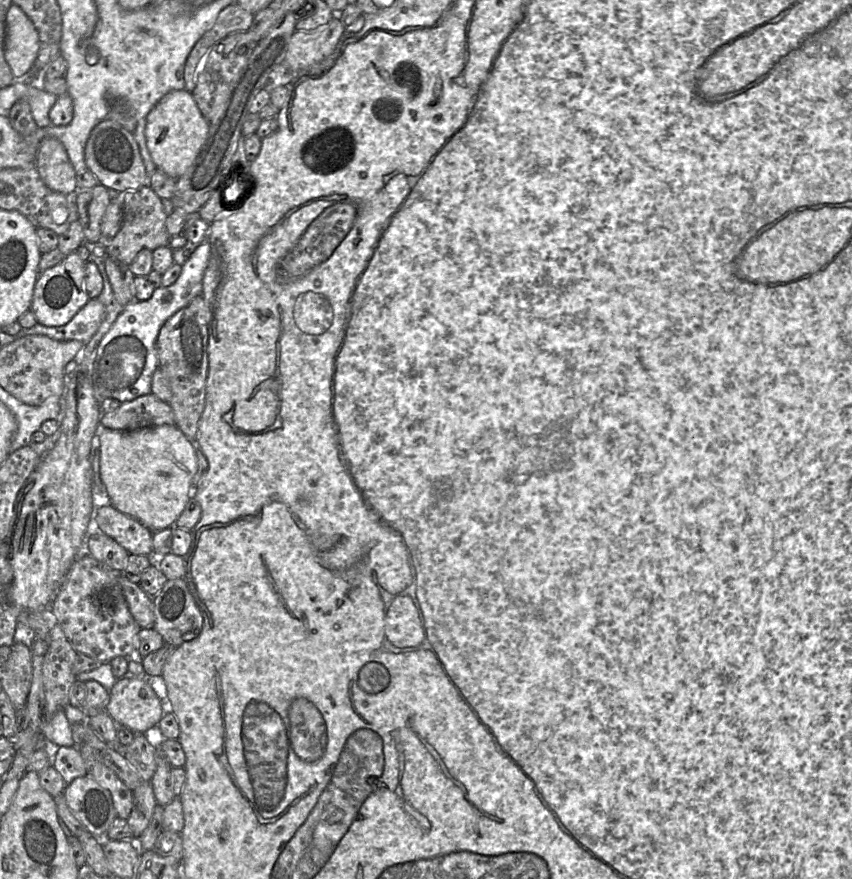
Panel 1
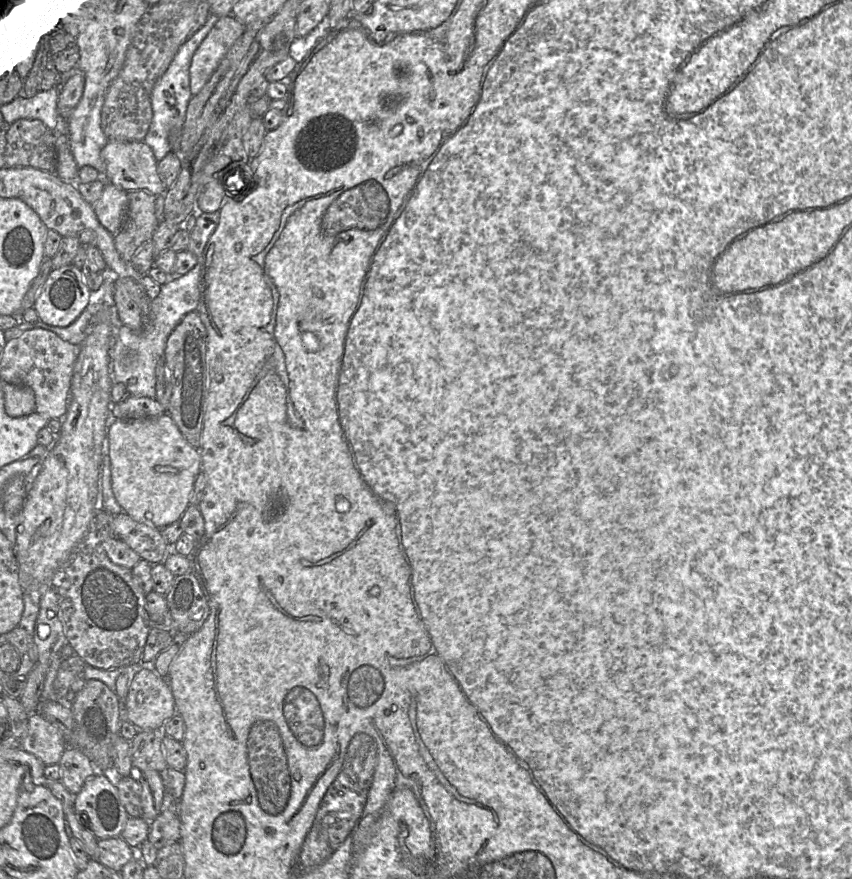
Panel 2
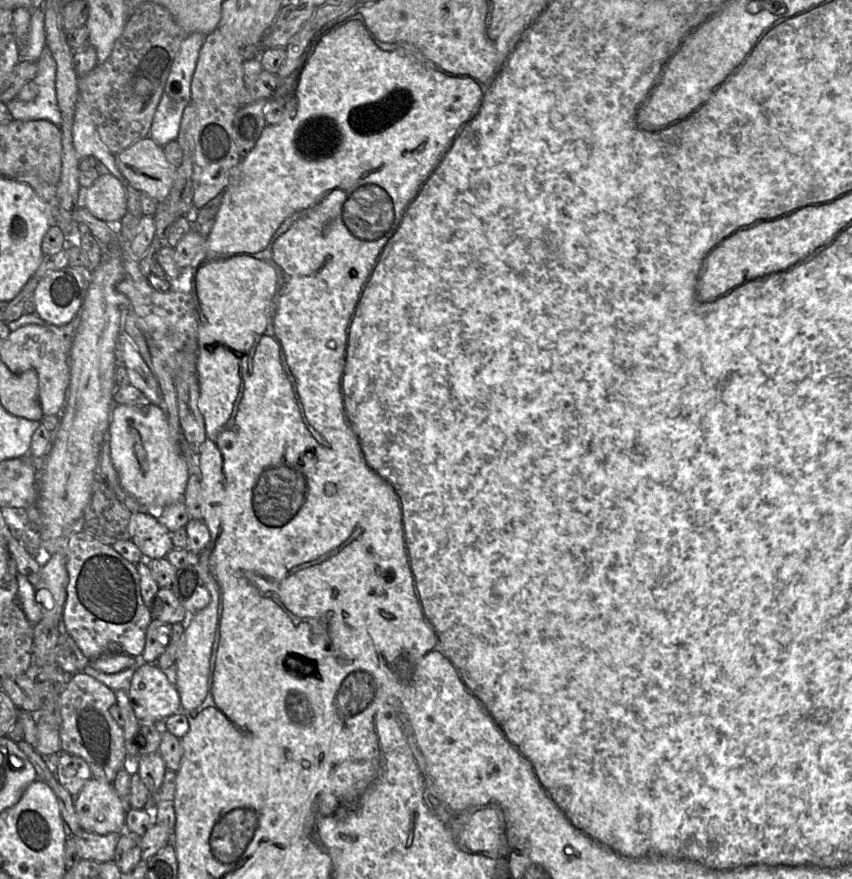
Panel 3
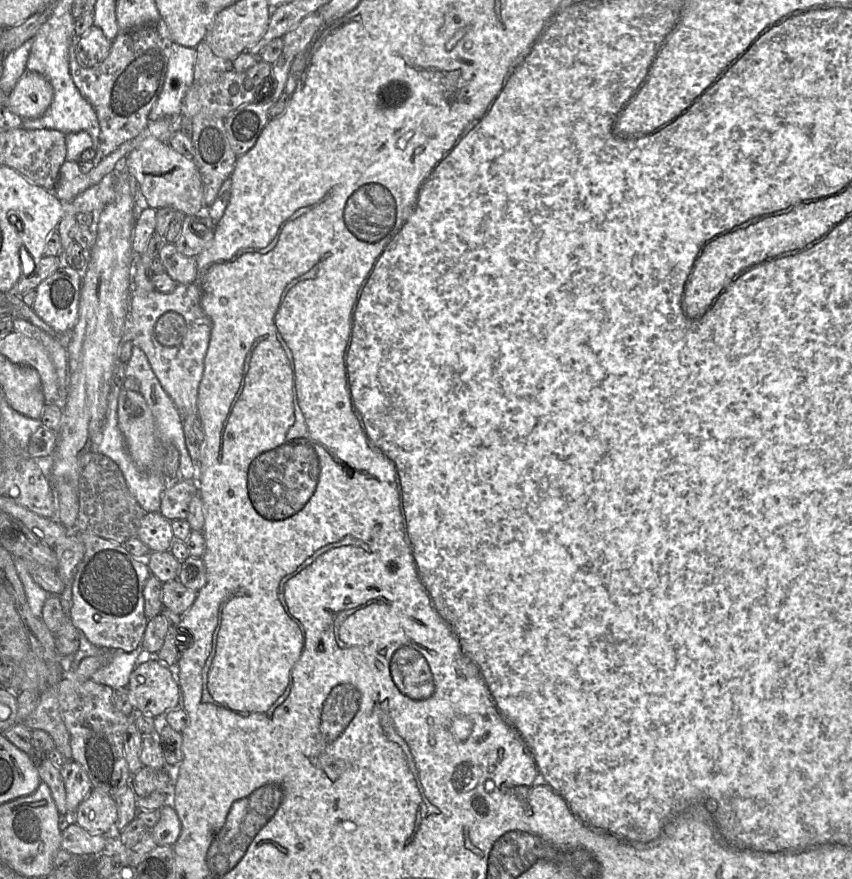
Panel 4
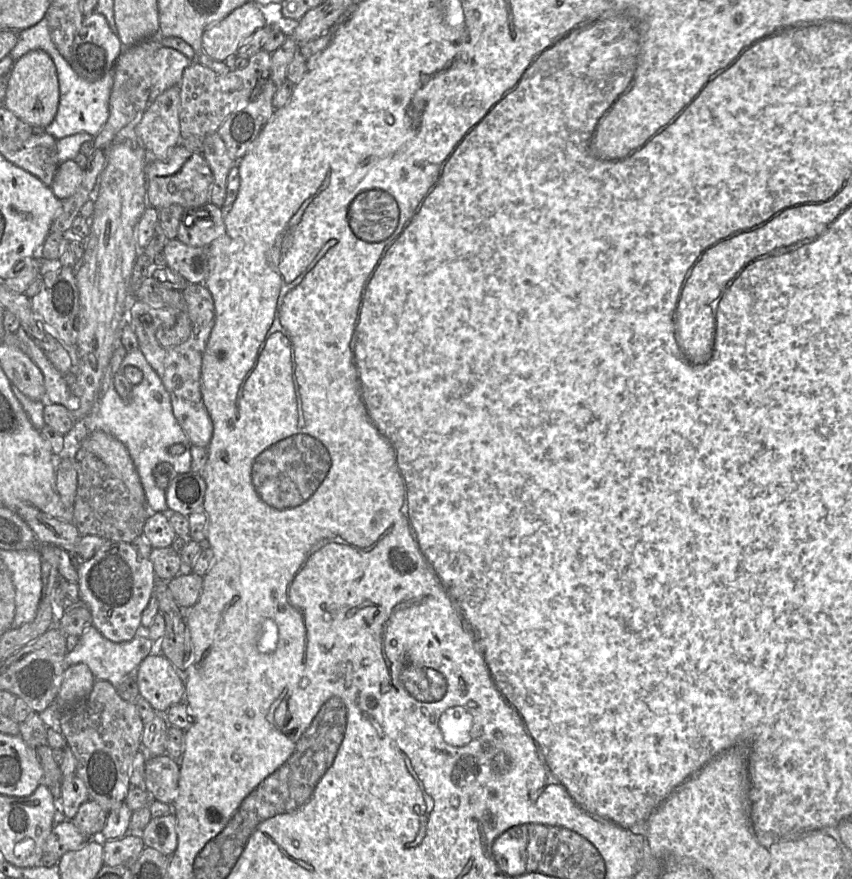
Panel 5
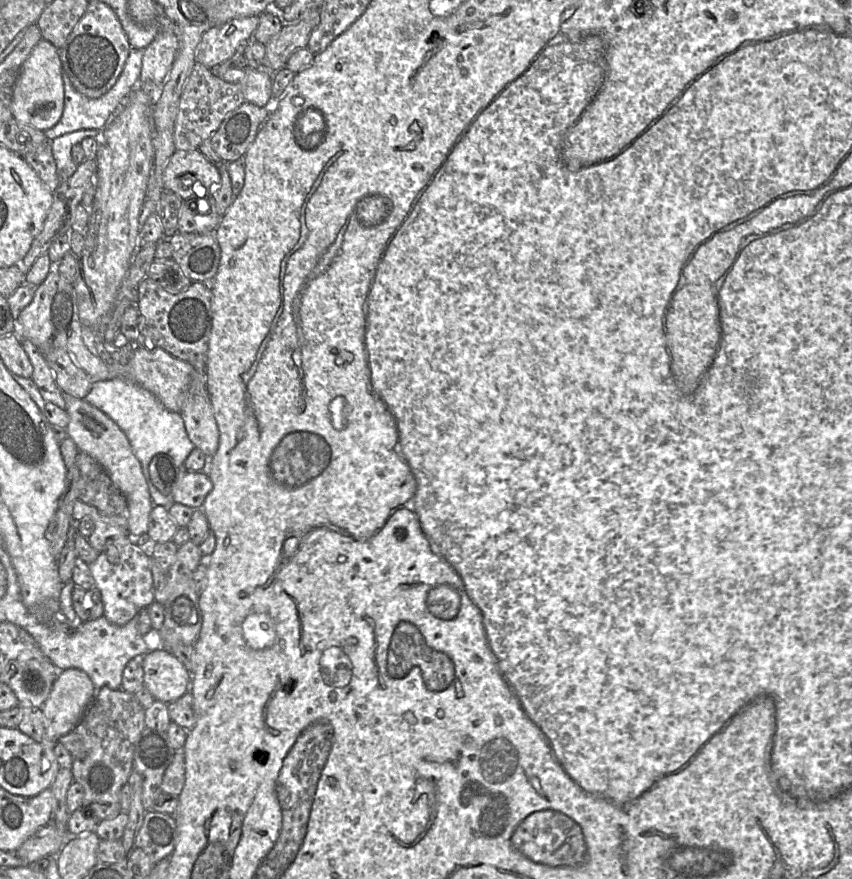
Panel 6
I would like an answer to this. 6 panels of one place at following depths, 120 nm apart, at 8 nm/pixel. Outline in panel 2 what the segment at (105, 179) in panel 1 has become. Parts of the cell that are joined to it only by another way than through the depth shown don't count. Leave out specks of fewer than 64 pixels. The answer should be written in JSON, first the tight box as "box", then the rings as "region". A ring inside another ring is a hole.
{"box":[101,140,167,196],"region":[[[108,140],[101,151],[107,181],[124,189],[145,190],[163,196],[167,190],[158,172],[158,162],[144,141]]]}

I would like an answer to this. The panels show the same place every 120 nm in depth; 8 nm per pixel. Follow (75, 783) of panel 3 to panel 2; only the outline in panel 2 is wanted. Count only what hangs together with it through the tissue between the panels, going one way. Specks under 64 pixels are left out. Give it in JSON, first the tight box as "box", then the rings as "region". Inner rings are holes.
{"box":[58,746,96,795],"region":[[[67,746],[58,764],[59,781],[72,795],[79,793],[85,781],[96,772],[90,759],[80,749],[72,746]]]}

